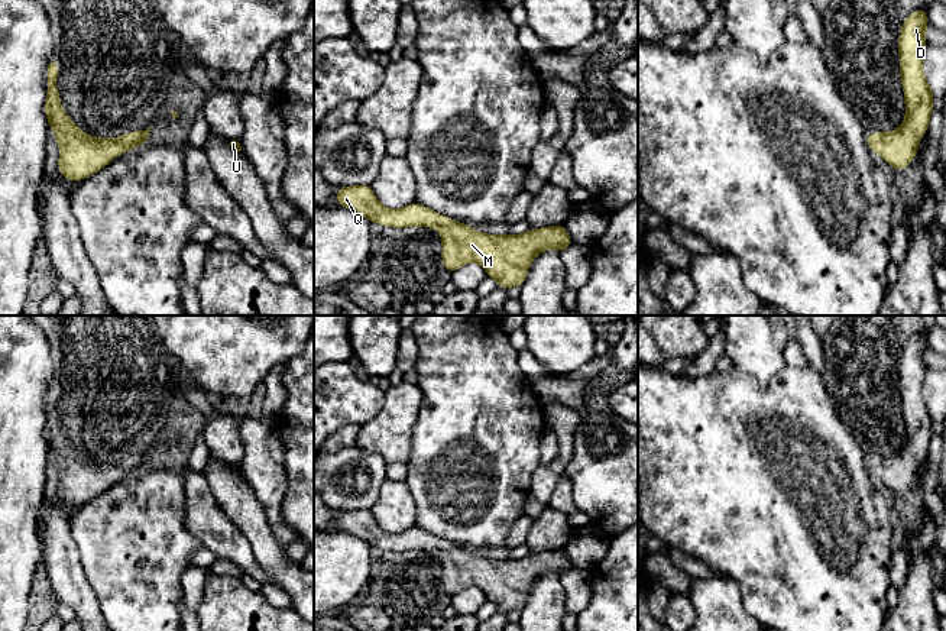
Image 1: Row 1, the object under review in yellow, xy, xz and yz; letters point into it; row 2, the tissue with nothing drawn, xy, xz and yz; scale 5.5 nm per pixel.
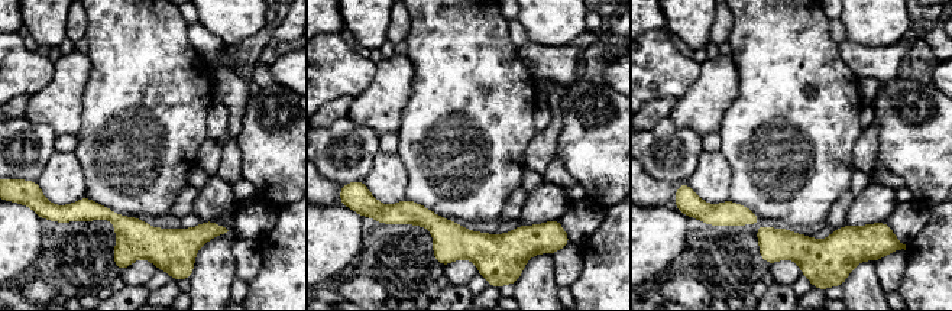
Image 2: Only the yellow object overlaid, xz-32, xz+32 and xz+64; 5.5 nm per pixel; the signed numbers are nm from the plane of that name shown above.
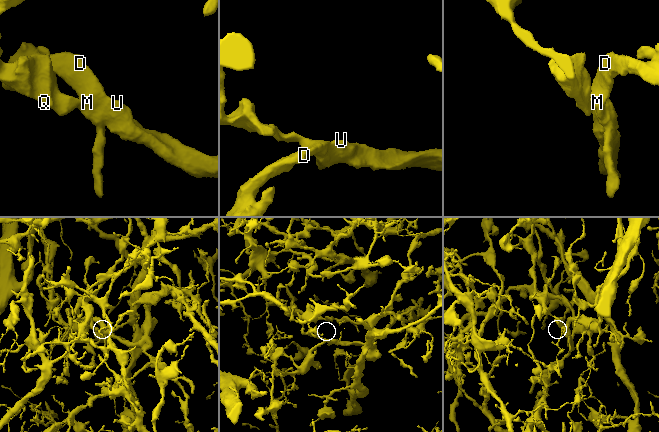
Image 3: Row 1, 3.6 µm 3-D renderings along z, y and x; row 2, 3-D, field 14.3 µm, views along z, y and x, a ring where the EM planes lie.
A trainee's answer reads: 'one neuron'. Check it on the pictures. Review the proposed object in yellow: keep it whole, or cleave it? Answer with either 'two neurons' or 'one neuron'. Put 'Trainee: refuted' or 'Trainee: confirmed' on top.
Trainee: confirmed
one neuron

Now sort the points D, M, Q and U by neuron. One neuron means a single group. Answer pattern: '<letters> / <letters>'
D M Q U

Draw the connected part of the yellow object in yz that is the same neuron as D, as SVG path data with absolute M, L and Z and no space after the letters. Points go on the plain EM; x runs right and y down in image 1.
M927 333L911 336L900 352L900 401L904 414L905 443L892 456L866 460L871 476L878 478L894 494L904 495L917 478L921 460L929 453L933 414L923 397L926 376Z

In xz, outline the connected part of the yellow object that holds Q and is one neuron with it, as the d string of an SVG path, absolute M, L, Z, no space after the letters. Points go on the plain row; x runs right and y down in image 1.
M370 509L337 511L337 528L363 538L370 547L402 551L434 551L443 564L441 583L448 596L476 586L499 612L522 611L534 582L547 573L560 577L573 569L563 549L529 553L522 559L492 560L476 556L466 547L412 527L404 533L383 531Z

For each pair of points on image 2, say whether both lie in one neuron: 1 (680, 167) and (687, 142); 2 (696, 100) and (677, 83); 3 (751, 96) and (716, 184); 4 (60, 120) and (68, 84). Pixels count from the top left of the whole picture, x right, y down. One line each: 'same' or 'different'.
1: same
2: different
3: different
4: same

